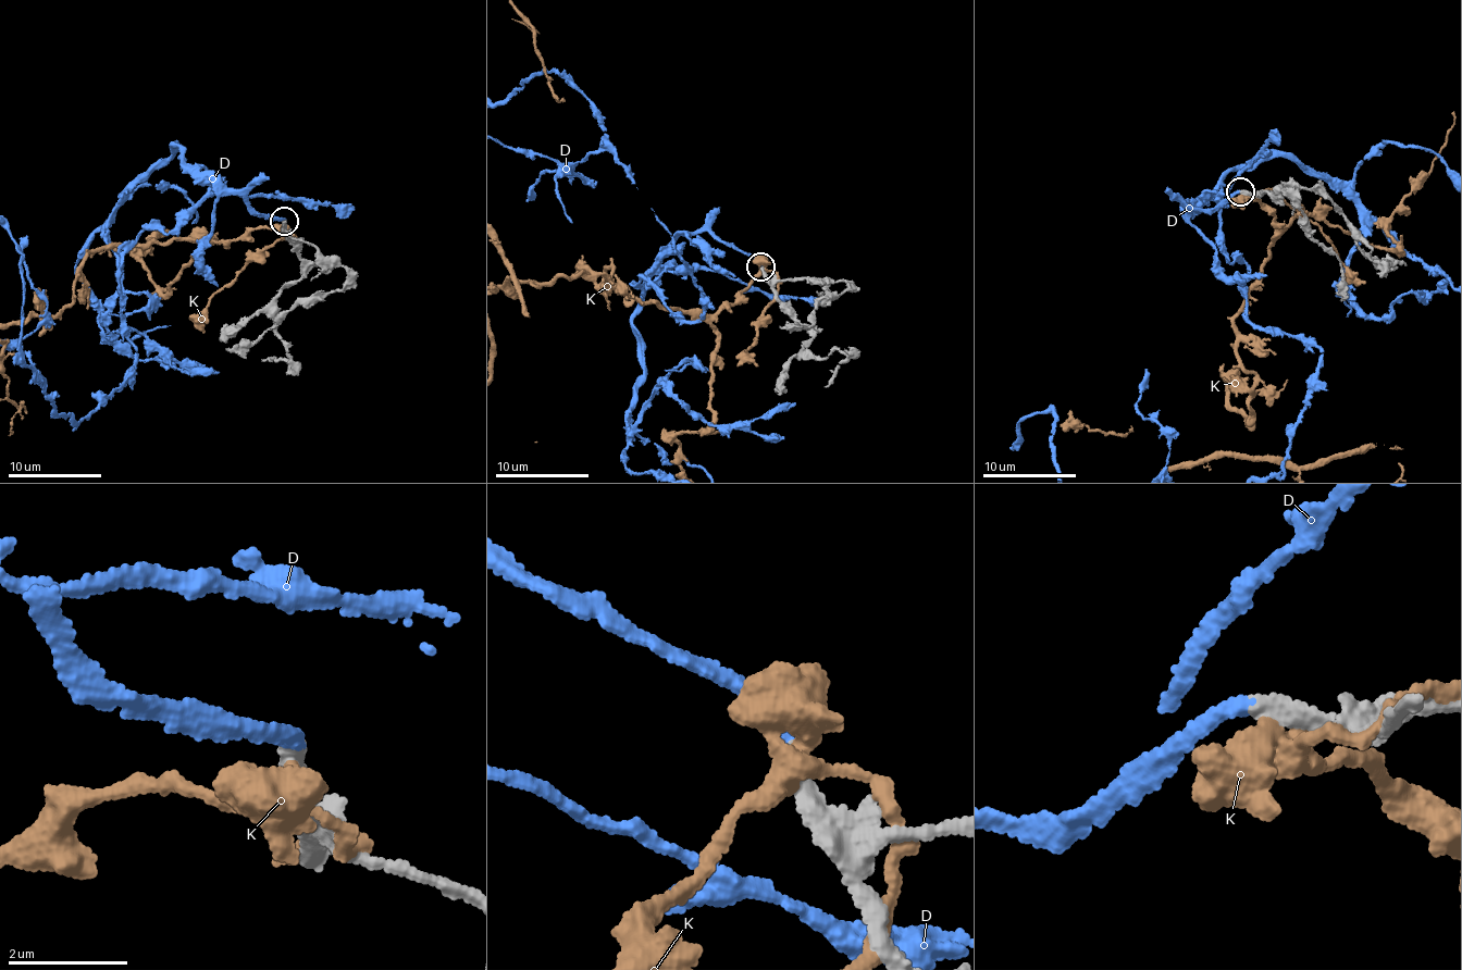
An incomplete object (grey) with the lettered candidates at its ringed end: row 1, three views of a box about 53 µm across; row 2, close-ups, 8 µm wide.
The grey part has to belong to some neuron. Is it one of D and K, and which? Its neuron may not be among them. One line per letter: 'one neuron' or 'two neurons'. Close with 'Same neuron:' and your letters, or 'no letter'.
D: one neuron
K: two neurons
Same neuron: D

